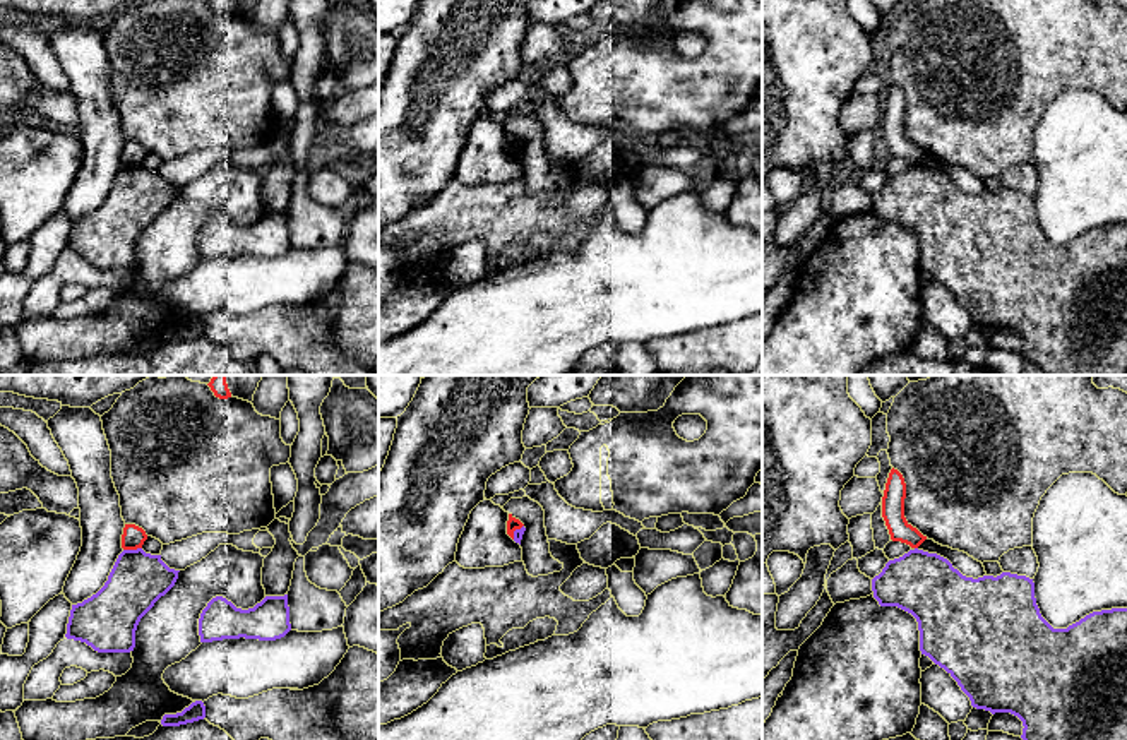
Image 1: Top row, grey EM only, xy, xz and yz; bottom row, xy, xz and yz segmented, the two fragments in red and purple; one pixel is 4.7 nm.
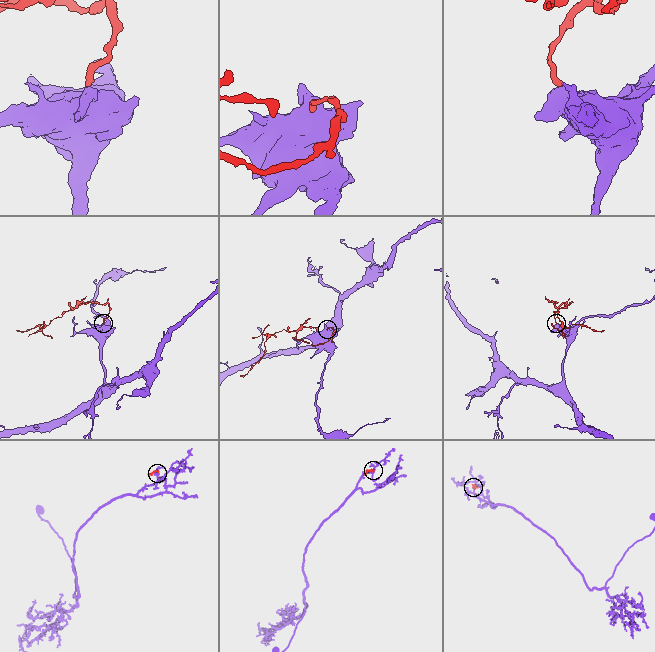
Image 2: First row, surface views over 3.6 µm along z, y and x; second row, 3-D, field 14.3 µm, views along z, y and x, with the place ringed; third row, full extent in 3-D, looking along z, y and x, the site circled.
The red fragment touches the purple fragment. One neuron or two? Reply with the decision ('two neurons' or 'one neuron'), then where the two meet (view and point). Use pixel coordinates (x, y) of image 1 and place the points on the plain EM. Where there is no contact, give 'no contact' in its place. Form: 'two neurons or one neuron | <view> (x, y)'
two neurons | xy (132, 165)

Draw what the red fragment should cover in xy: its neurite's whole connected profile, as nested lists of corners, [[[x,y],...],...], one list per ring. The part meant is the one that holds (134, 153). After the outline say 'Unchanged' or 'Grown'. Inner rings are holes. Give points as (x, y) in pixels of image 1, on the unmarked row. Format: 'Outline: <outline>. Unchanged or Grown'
Outline: [[[125,140],[123,151],[122,151],[122,164],[123,166],[142,164],[146,156],[147,156],[147,151],[142,144],[139,144],[135,140]]]. Unchanged

